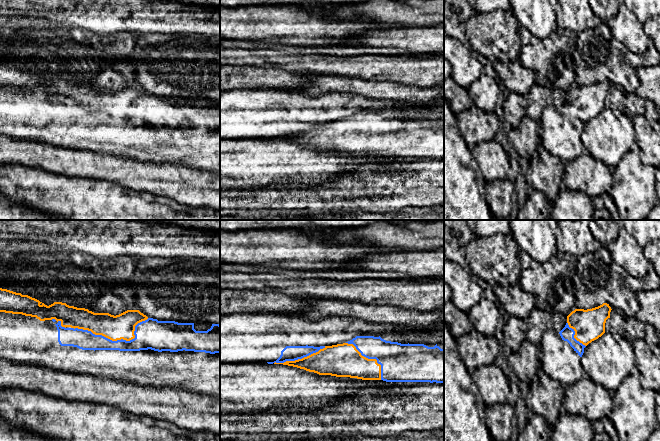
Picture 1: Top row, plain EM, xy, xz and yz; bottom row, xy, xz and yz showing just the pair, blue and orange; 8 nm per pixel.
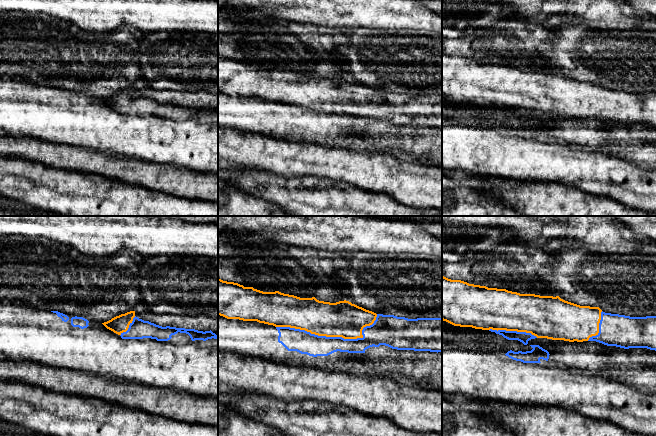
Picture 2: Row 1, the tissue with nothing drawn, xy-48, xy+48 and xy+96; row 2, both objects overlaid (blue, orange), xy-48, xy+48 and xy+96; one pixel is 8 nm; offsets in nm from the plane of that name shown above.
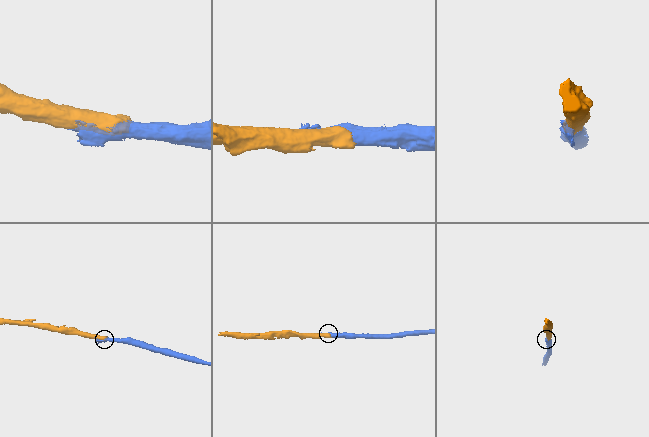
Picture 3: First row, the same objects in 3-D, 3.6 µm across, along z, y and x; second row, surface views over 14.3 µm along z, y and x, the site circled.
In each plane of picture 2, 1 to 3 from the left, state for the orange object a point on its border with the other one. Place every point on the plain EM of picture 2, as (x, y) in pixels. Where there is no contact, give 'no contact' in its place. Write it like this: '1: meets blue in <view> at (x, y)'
1: meets blue in xy-48 at (129, 102)
2: meets blue in xy+48 at (332, 113)
3: meets blue in xy+96 at (513, 107)

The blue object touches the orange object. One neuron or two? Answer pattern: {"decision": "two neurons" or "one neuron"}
{"decision": "one neuron"}

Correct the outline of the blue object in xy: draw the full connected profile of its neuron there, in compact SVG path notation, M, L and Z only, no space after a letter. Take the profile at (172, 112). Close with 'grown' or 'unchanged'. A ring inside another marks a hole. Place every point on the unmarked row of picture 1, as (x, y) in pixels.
M2 64L0 88L57 97L59 120L82 126L220 129L219 100L212 100L207 107L196 107L194 99L158 97L139 86L127 86L114 92L62 78L47 82L28 71Z; grown

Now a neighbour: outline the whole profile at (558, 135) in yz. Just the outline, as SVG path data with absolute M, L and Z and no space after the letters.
M548 105L539 121L541 144L564 164L575 160L585 150L581 133L564 117L559 108Z

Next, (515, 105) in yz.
M514 92L506 93L505 101L503 103L504 121L502 125L507 129L517 127L526 117L527 109L527 96Z

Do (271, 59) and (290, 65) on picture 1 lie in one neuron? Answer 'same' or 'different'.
same

